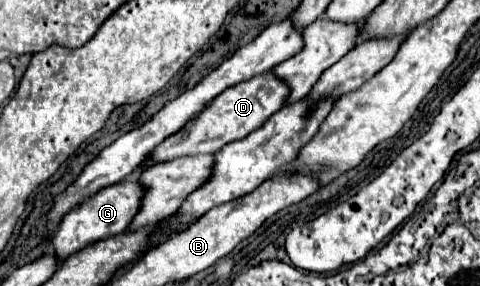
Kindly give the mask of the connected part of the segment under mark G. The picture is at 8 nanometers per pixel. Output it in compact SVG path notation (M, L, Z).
M122 181L122 183L106 187L104 191L96 193L94 197L90 197L88 201L84 201L82 207L76 207L72 213L68 213L62 219L56 235L52 237L54 257L58 261L66 261L70 255L78 253L86 245L122 233L128 227L128 223L132 221L132 215L136 215L138 207L140 207L140 199L142 199L142 187L140 187L140 183Z

